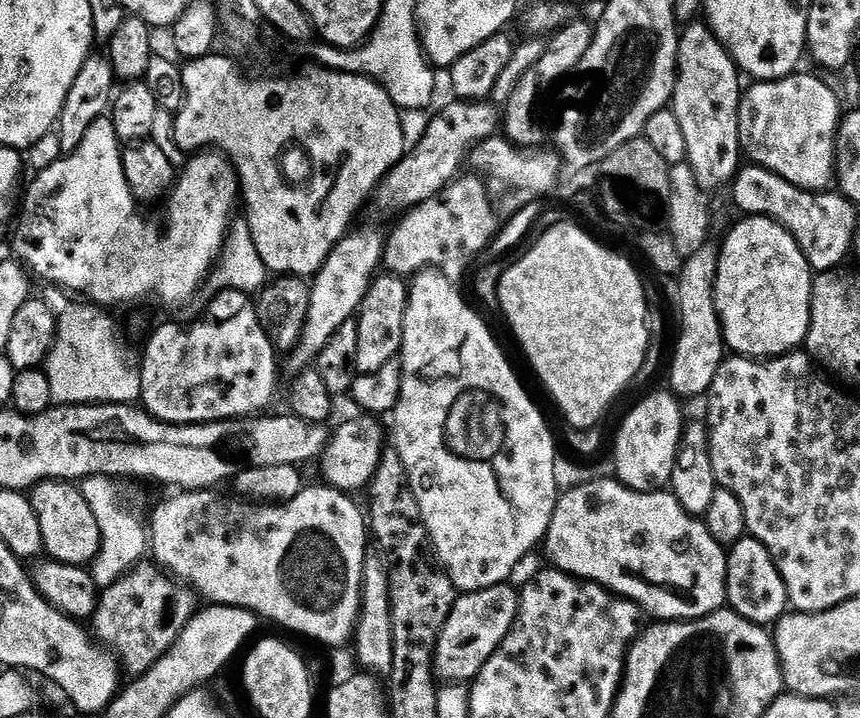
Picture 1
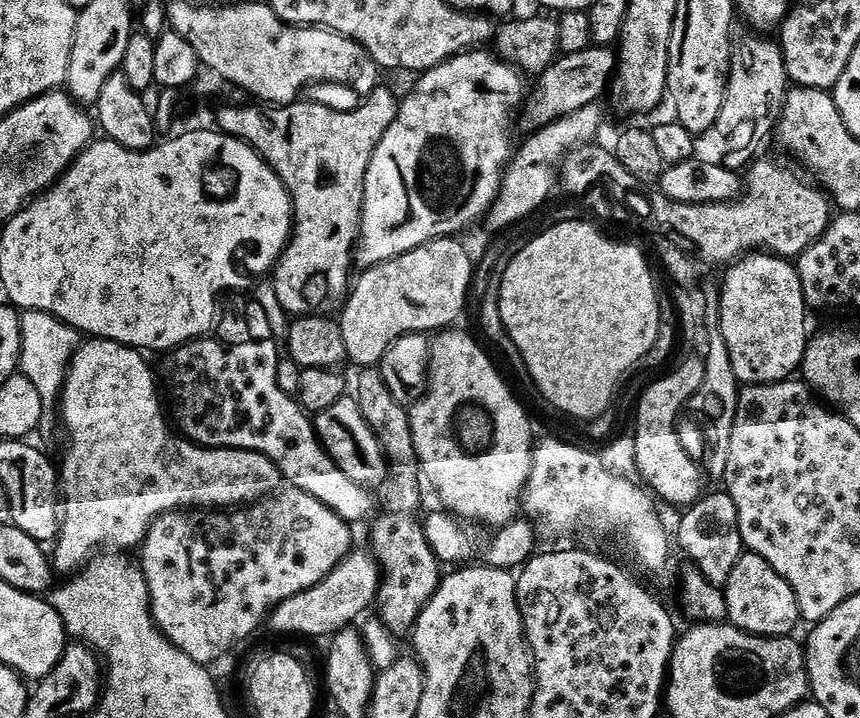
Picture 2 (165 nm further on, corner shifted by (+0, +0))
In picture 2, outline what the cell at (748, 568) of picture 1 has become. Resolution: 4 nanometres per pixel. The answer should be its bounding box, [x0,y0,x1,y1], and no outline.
[723,551,801,636]

